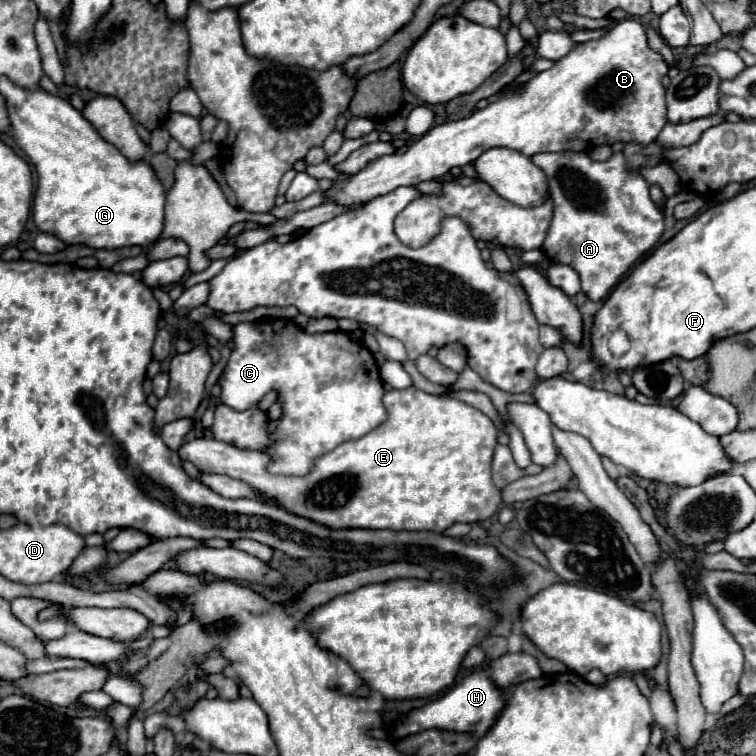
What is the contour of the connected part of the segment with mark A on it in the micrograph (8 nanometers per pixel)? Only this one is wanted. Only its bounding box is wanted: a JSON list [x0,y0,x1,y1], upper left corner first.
[531,150,664,302]

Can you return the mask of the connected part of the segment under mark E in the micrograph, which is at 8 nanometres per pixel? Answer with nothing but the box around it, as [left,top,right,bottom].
[179,386,501,532]

